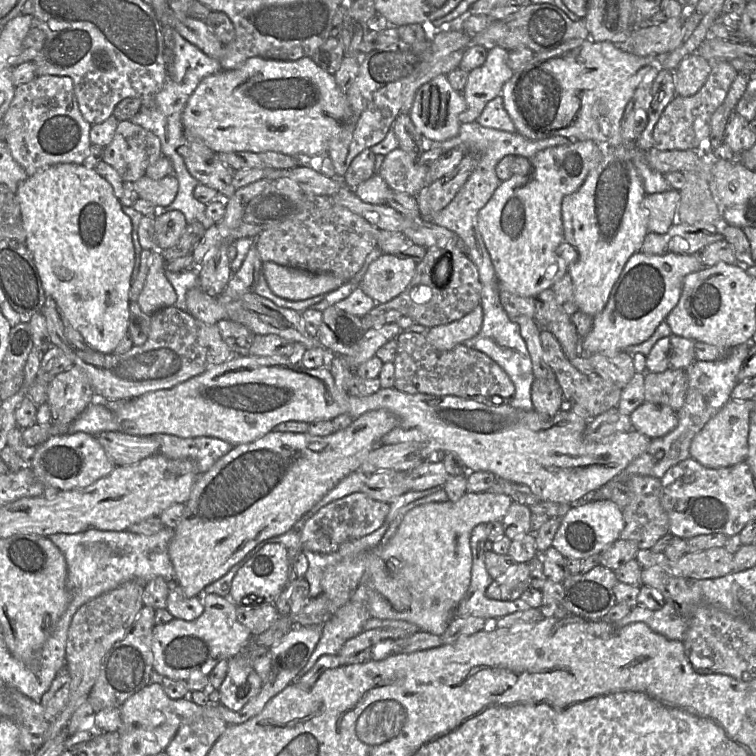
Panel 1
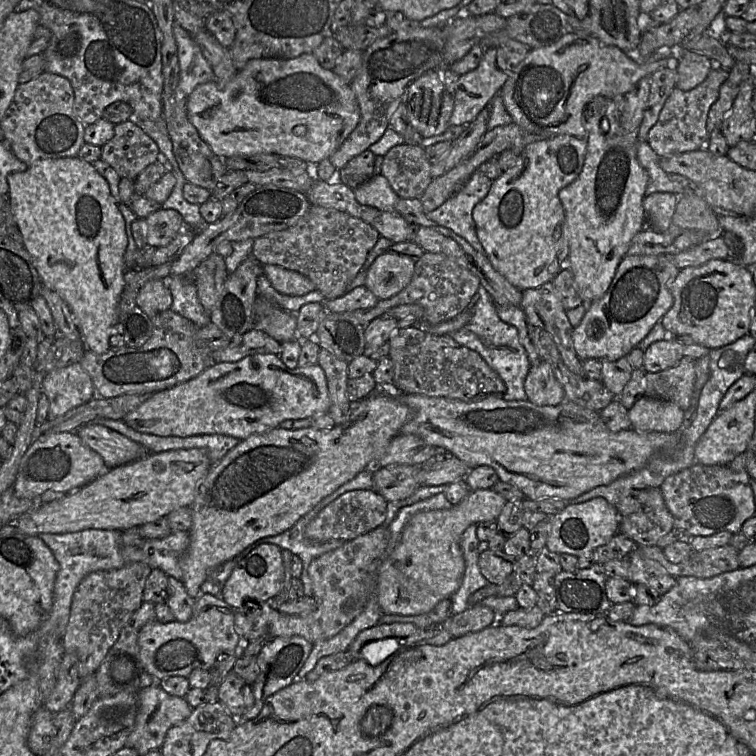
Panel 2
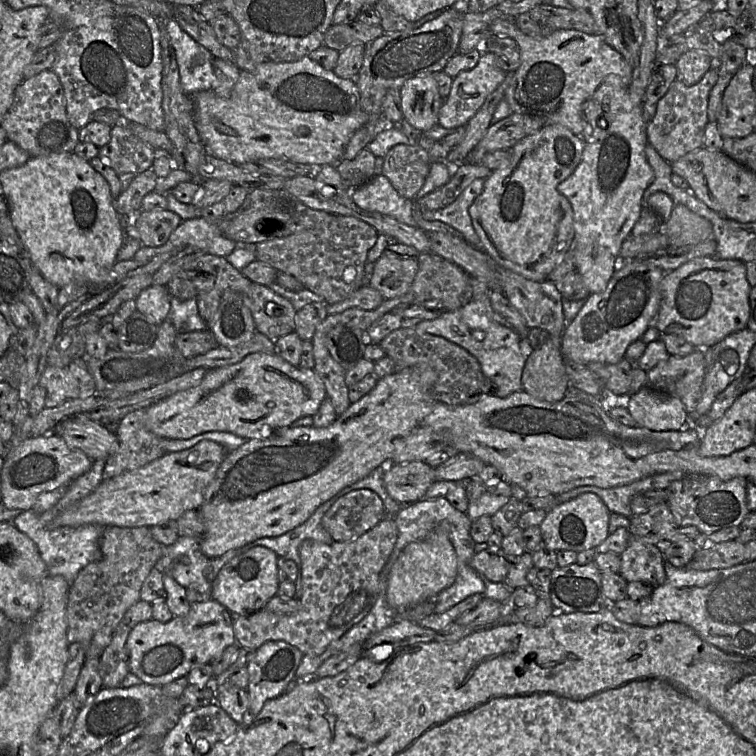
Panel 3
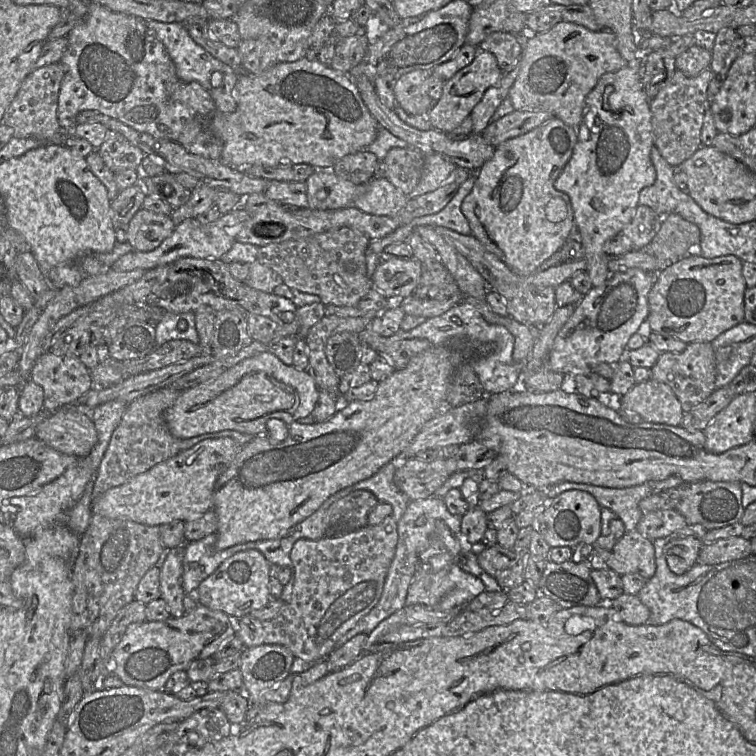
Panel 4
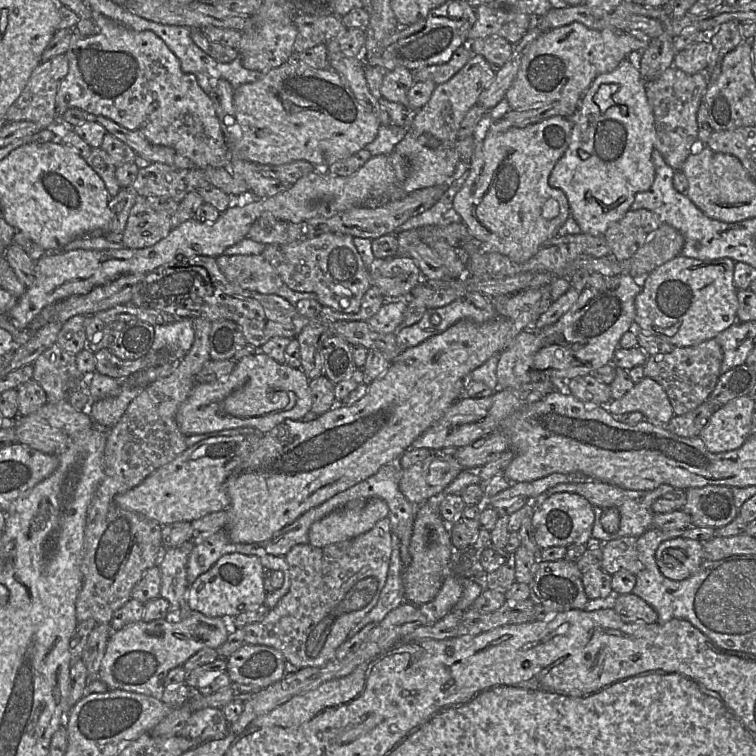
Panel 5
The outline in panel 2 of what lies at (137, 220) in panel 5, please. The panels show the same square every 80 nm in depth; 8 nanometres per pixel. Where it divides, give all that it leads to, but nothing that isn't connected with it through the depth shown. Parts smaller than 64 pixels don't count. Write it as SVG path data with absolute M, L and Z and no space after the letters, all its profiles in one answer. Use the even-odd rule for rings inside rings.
M159 209L144 218L147 223L146 245L164 247L187 225L179 212L173 209Z

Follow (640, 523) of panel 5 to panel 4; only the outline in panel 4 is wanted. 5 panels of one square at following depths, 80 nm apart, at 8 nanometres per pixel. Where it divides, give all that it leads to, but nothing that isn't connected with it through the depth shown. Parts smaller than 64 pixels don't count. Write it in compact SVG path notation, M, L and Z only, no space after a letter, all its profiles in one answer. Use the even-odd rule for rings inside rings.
M676 476L628 488L608 488L591 484L561 482L547 488L545 492L548 500L569 490L587 492L597 500L600 507L615 513L623 522L625 531L628 533L636 530L638 522L643 516L639 508L642 499L667 489L678 488L682 483L683 481Z

